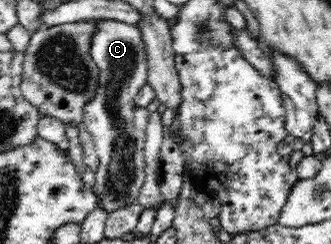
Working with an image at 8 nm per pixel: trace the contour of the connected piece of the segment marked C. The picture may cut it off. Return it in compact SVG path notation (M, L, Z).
M104 20L93 44L93 59L99 65L98 93L86 106L83 125L93 135L97 158L93 192L100 212L109 216L121 209L139 205L139 194L146 181L145 129L148 111L133 105L139 88L146 82L147 63L136 27Z

